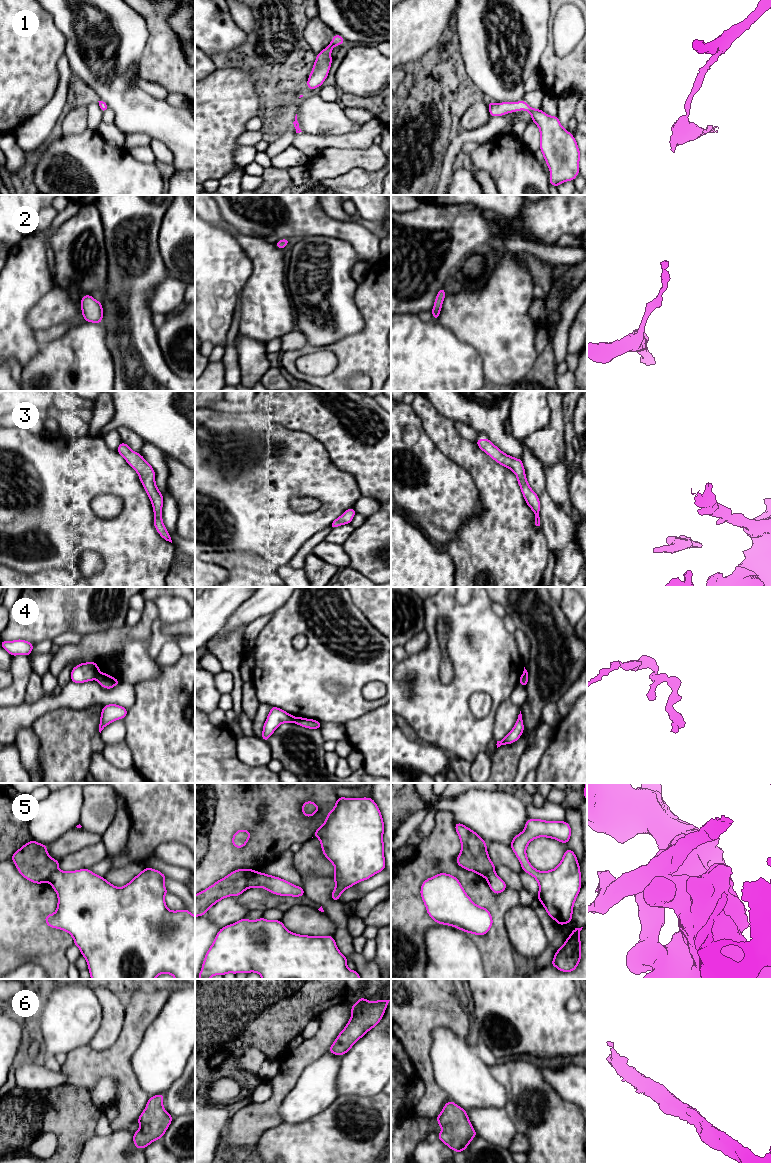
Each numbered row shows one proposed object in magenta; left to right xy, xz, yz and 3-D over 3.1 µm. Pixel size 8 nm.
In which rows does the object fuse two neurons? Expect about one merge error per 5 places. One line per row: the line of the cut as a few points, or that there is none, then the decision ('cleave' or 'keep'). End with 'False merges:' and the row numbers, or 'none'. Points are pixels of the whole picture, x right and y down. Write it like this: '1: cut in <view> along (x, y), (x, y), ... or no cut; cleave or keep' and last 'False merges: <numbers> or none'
1: no cut; keep
2: no cut; keep
3: no cut; keep
4: cut in xy along (100, 673), (96, 678); cleave
5: cut in xz along (257, 872), (250, 879), (247, 887); cleave
6: no cut; keep
False merges: 4, 5

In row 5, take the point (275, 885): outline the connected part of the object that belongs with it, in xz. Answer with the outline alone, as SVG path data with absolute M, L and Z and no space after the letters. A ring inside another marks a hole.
M257 872L249 881L248 888L264 888L272 894L277 894L282 897L293 896L300 897L304 896L304 888L298 887L293 883L290 883L279 877Z

